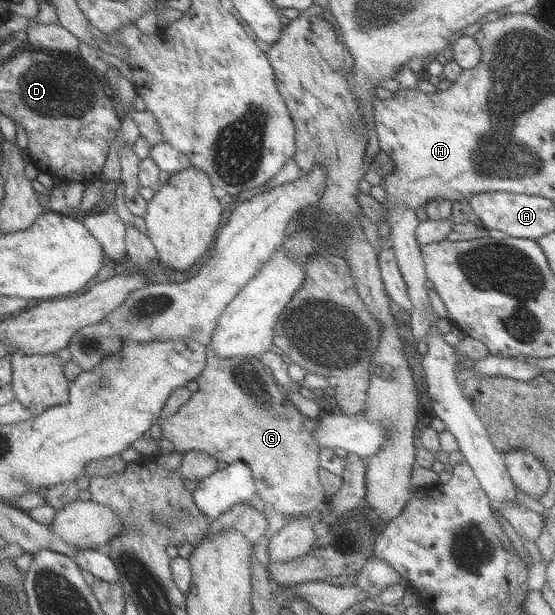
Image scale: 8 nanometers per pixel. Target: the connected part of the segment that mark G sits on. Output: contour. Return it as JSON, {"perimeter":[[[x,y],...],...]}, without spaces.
{"perimeter":[[[209,346],[205,348],[203,369],[194,379],[197,390],[191,392],[189,399],[160,424],[160,437],[173,444],[175,453],[198,451],[210,455],[217,462],[217,470],[231,463],[245,463],[251,471],[254,494],[263,502],[263,515],[267,519],[264,538],[269,539],[283,527],[287,519],[310,513],[316,505],[326,501],[317,475],[320,449],[312,440],[312,432],[301,424],[302,415],[272,380],[269,369],[265,369],[258,358],[218,358]]]}

